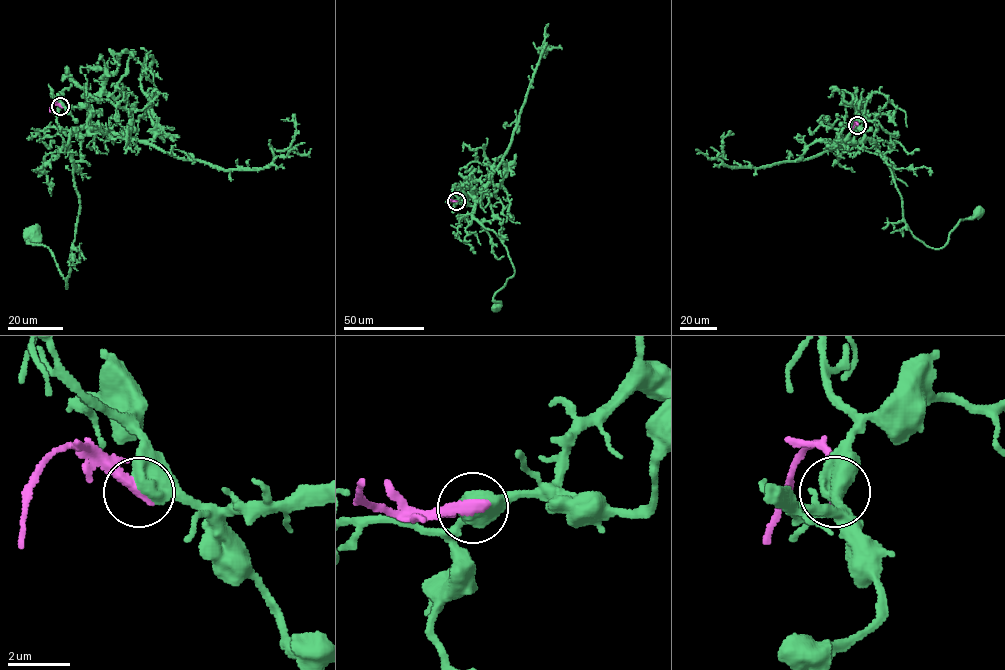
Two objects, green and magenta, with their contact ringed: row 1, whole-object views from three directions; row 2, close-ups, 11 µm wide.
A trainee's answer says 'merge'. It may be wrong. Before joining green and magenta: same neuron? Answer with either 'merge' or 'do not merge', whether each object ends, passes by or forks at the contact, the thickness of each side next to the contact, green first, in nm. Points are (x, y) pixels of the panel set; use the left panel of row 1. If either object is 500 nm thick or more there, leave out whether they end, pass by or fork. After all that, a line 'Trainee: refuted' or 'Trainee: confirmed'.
do not merge; calibres 550 and 360 nm
Trainee: refuted

